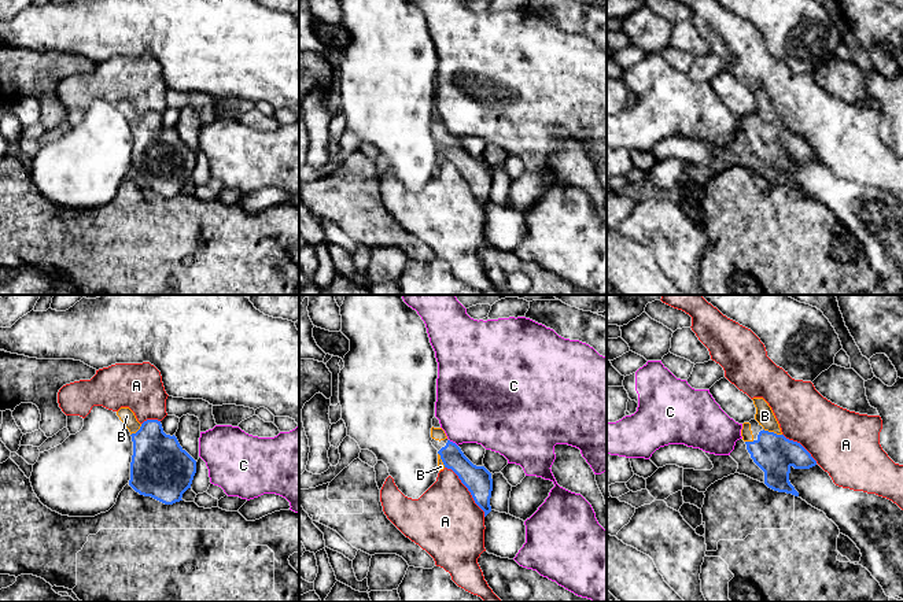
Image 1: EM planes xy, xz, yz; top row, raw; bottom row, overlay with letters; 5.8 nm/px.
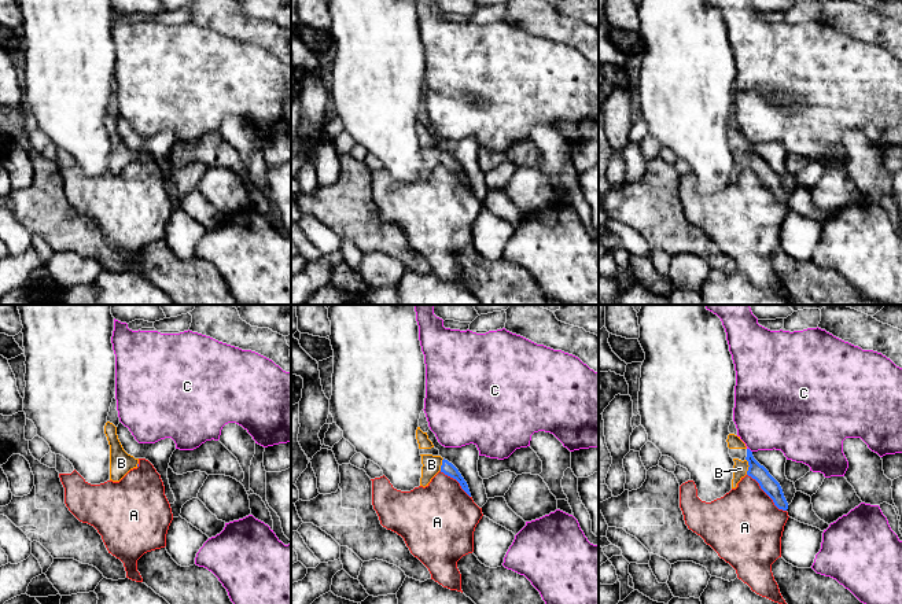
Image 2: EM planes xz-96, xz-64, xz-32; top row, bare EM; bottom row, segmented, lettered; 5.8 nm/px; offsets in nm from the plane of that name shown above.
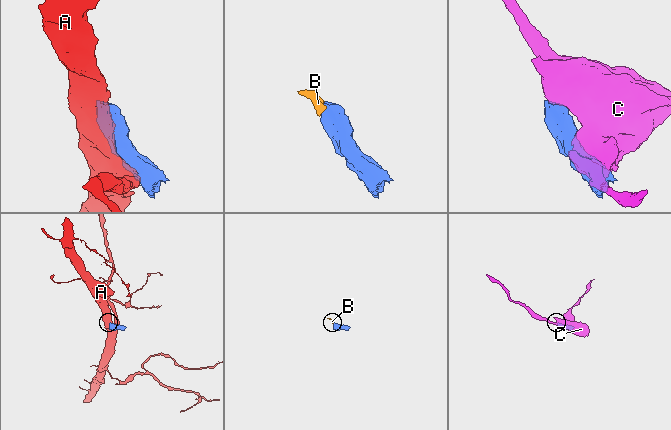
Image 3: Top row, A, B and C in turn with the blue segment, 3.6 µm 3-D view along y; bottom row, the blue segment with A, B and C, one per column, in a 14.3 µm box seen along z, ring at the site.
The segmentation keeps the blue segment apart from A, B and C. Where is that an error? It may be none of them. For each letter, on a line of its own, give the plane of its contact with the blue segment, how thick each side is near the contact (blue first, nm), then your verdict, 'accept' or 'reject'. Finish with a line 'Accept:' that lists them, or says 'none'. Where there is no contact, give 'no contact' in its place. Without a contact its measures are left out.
A: xz | 160/420 nm | reject
B: yz | 240/110 nm | accept
C: xz | 150/440 nm | reject
Accept: B

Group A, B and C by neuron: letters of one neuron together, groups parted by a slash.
A / B / C

